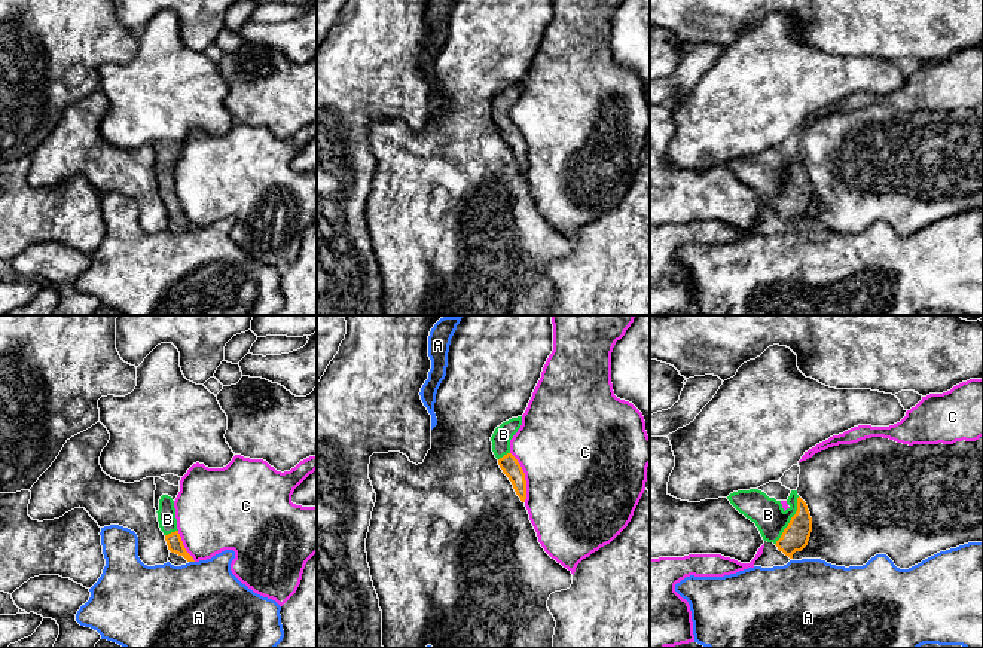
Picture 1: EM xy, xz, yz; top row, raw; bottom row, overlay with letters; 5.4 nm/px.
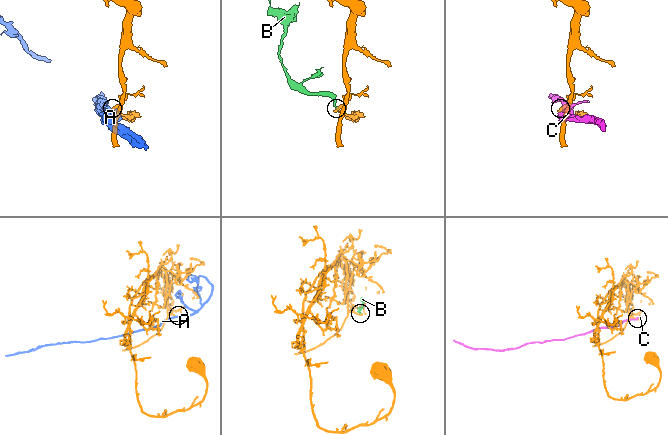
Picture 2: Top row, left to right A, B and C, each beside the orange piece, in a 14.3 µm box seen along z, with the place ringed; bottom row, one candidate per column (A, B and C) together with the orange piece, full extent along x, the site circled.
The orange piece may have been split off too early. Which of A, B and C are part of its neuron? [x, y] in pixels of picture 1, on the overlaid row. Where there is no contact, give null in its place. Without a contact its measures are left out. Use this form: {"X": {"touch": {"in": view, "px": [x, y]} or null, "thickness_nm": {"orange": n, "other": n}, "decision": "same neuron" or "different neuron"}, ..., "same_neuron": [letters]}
{"A": {"touch": {"in": "xy", "px": [192, 561]}, "thickness_nm": {"orange": 90, "other": 480}, "decision": "different neuron"}, "B": {"touch": {"in": "yz", "px": [790, 520]}, "thickness_nm": {"orange": 140, "other": 170}, "decision": "same neuron"}, "C": {"touch": {"in": "xz", "px": [524, 477]}, "thickness_nm": {"orange": 100, "other": 480}, "decision": "different neuron"}, "same_neuron": ["B"]}

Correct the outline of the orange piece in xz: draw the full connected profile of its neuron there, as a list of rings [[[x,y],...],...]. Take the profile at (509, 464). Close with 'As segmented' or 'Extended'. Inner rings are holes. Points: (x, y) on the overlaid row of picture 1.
[[[522,416],[512,418],[495,428],[491,441],[498,465],[513,485],[522,502],[526,499],[525,473],[518,459],[510,453],[510,440],[522,425]]]. Extended

